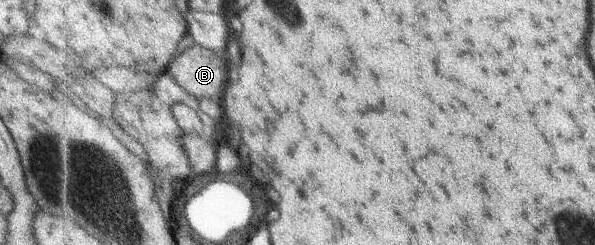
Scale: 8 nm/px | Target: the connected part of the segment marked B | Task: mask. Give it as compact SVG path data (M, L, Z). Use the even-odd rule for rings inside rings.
M193 42L183 47L172 61L168 73L178 85L198 99L203 97L220 99L228 83L226 59Z

